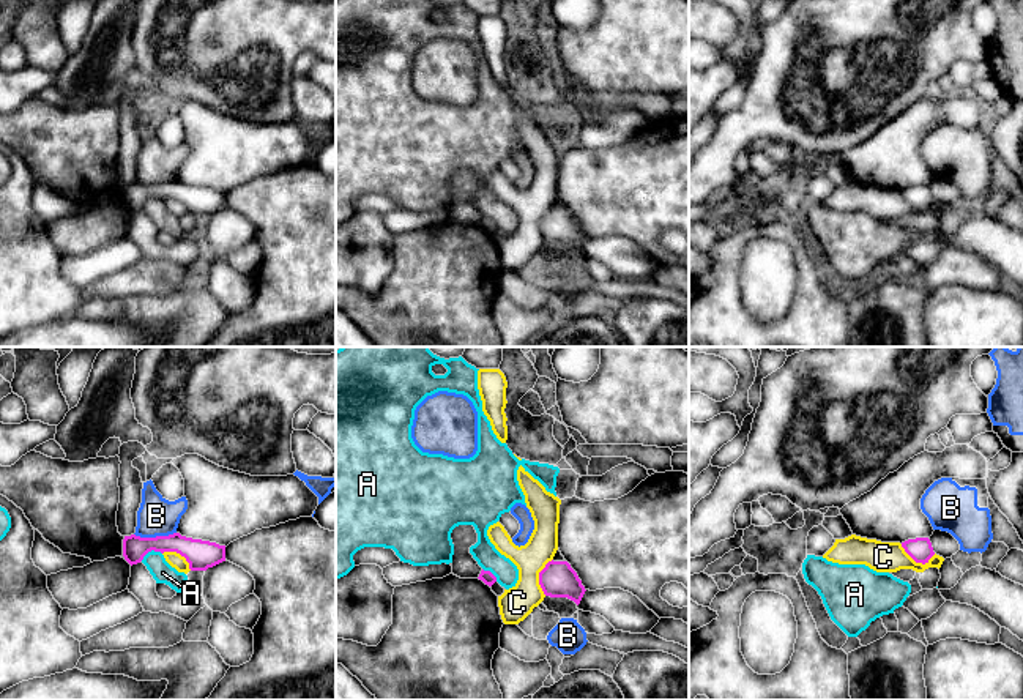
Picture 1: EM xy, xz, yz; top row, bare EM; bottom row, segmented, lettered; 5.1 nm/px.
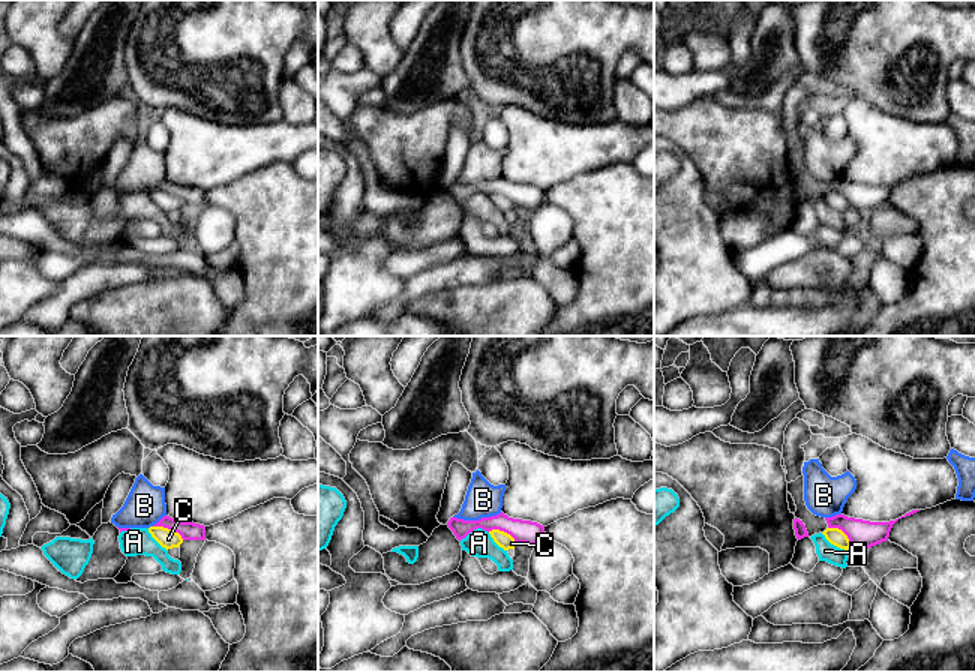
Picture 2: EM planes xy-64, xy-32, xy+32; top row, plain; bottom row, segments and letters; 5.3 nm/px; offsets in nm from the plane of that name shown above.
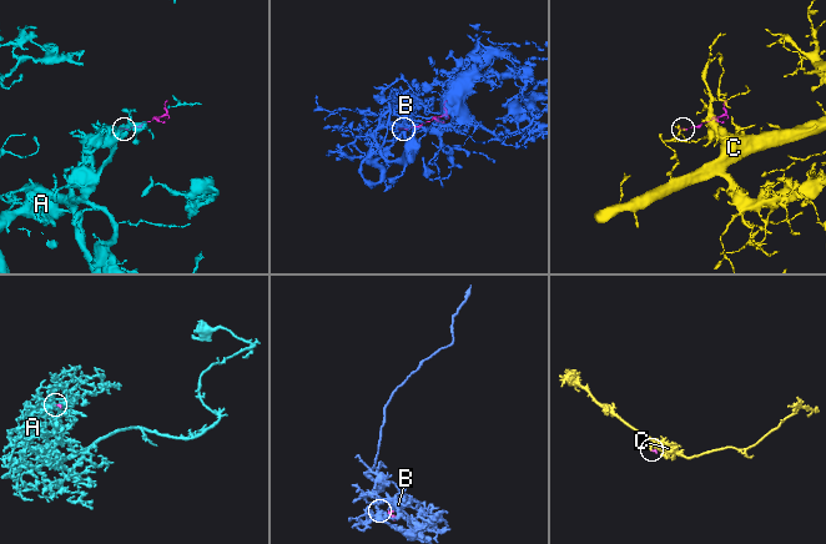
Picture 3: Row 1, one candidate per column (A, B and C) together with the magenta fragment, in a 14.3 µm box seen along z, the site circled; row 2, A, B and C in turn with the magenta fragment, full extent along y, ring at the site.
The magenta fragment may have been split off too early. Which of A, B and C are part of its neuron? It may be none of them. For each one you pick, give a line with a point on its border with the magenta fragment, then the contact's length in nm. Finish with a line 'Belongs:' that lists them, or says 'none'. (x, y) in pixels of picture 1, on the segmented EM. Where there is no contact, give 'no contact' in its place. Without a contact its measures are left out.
Belongs: none

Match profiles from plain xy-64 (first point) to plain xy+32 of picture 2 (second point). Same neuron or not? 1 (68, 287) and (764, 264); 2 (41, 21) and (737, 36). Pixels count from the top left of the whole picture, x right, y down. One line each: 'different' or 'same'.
1: different
2: different

